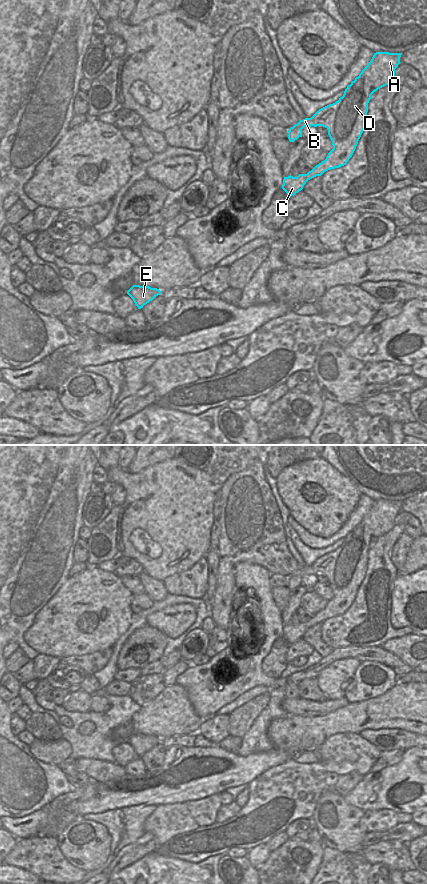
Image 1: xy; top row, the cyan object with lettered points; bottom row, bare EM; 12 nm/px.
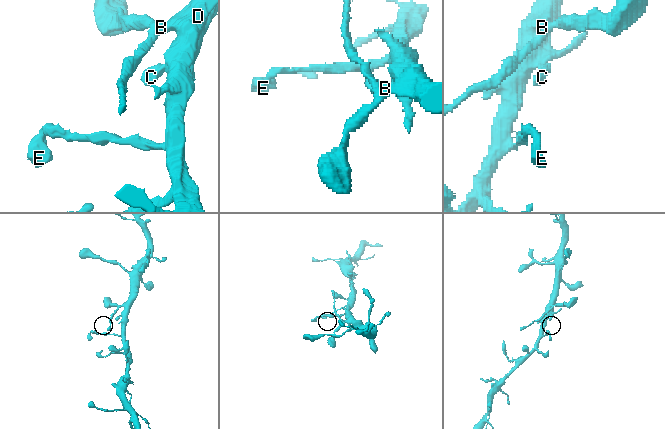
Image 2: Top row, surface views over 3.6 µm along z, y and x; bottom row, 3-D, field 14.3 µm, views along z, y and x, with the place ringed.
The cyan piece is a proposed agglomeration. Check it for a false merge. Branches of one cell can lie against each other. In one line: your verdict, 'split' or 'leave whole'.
leave whole

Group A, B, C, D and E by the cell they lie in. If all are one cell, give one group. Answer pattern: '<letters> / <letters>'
A B C D E

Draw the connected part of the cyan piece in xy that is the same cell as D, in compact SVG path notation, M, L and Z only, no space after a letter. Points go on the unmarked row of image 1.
M376 500L371 509L362 518L358 525L351 530L344 539L342 545L333 552L329 552L319 557L311 566L300 568L288 579L288 587L294 590L302 585L302 577L307 575L323 574L328 578L328 583L332 589L333 597L328 601L326 607L316 613L307 622L299 622L297 625L284 625L282 637L289 645L301 639L306 630L316 624L321 624L324 620L339 616L347 612L352 605L358 589L366 575L368 551L371 543L378 537L388 533L395 525L395 517L398 515L402 501Z

